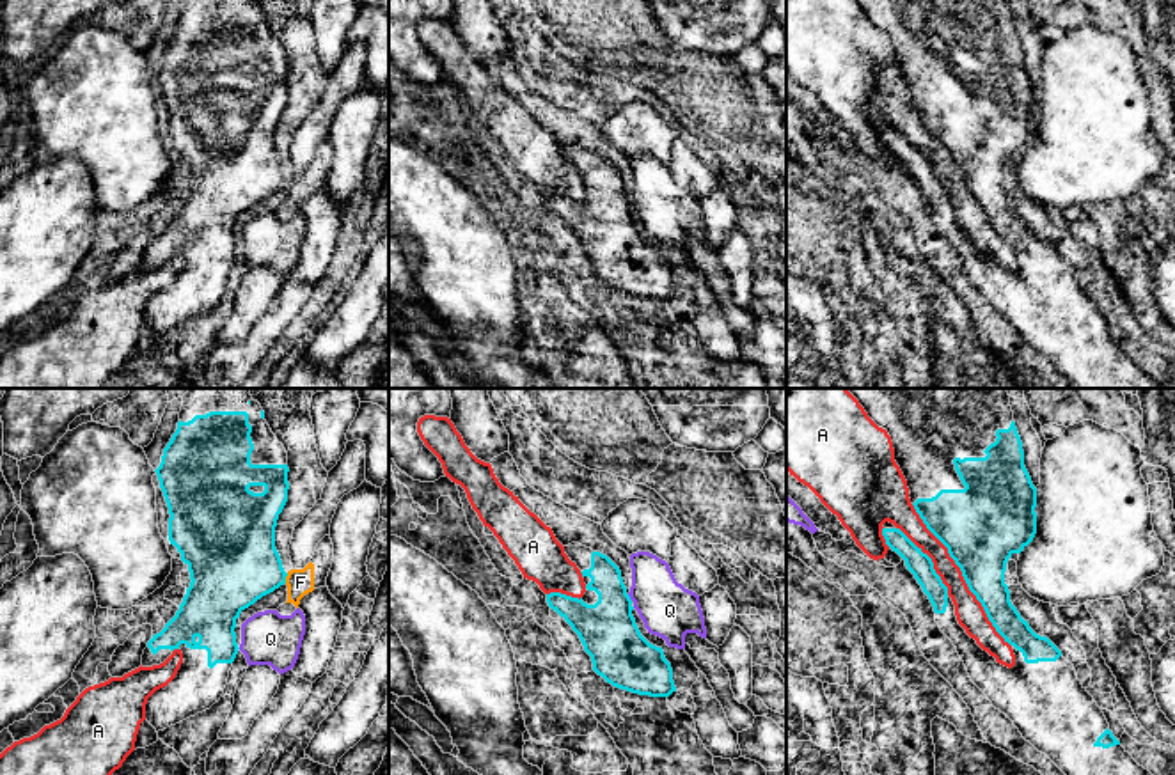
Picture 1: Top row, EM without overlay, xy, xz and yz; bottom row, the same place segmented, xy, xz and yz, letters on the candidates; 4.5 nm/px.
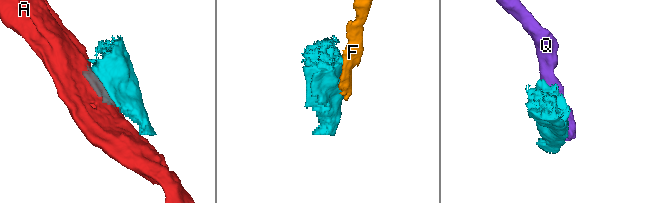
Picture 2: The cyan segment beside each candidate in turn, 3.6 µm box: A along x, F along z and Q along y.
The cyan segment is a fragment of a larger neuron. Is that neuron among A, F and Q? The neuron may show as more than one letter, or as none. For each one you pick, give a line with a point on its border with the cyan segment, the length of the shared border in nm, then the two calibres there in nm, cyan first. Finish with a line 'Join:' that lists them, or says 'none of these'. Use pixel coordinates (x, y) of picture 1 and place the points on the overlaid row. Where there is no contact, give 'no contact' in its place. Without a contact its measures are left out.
Join: none of these

